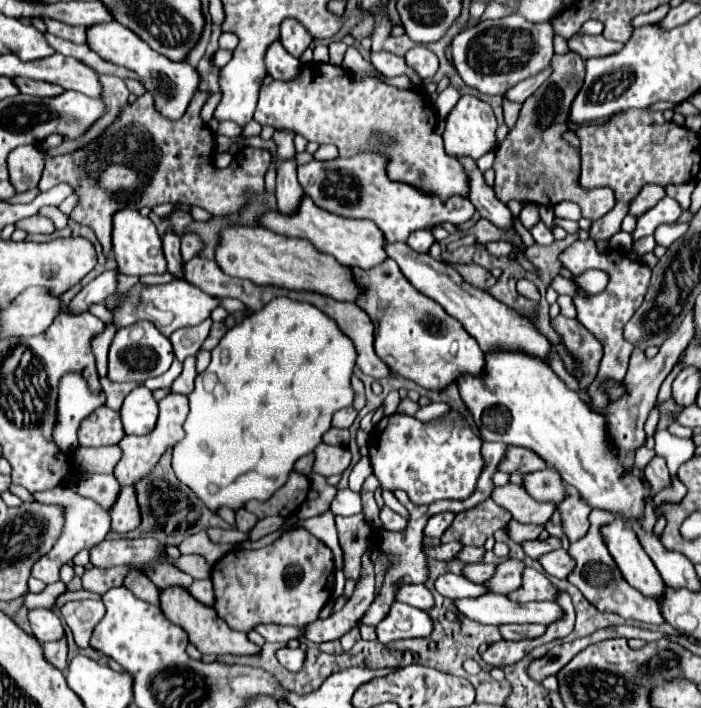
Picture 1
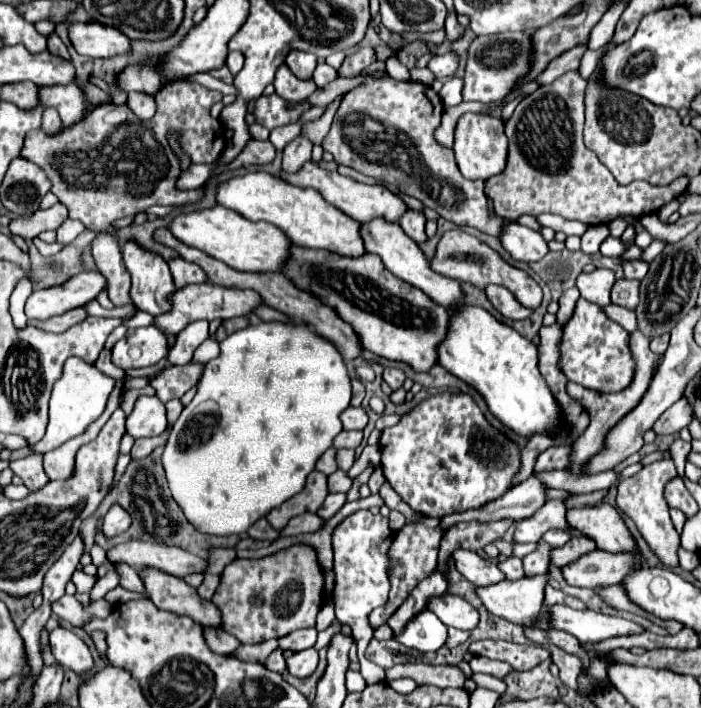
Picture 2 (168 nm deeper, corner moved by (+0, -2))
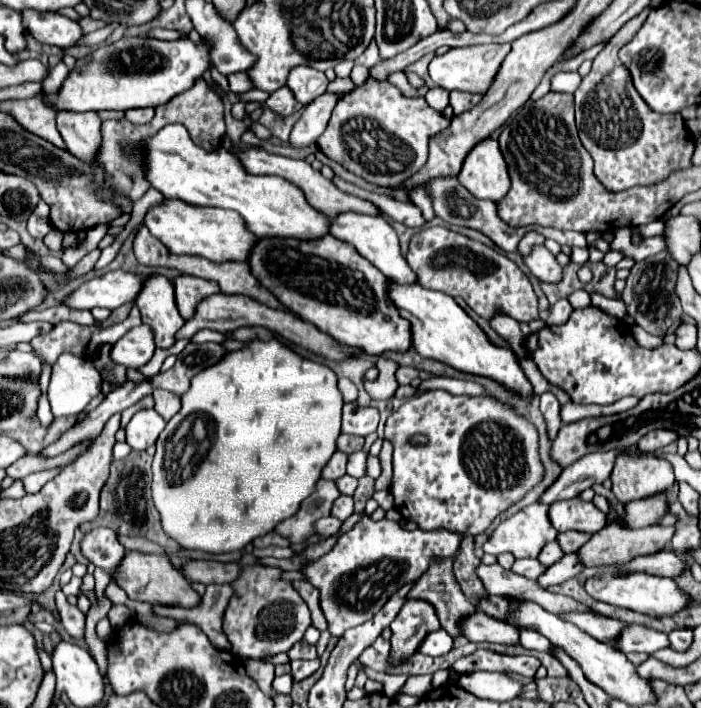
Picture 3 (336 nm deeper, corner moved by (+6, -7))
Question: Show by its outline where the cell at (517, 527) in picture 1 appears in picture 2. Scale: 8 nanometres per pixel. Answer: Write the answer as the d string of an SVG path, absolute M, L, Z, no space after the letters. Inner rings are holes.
M550 529L548 533L544 533L542 539L544 539L548 545L558 547L558 545L564 545L564 541L568 541L570 535L568 535L566 531L560 531L560 529Z

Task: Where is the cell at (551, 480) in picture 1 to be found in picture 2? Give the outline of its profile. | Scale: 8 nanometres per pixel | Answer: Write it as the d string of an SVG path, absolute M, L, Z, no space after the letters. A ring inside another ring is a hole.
M640 331L630 333L630 349L632 349L632 355L636 357L636 377L634 377L632 385L628 385L628 389L622 389L620 393L596 393L594 389L584 389L582 385L568 383L570 397L578 399L584 405L584 409L588 409L588 413L590 413L590 425L588 425L588 429L572 445L572 457L570 457L570 465L566 469L570 475L576 475L576 477L586 475L584 467L588 465L588 461L596 453L600 453L600 449L604 449L604 441L606 441L608 433L612 431L612 427L616 427L622 421L622 417L628 415L640 403L640 397L644 397L644 393L648 391L650 381L652 381L652 373L656 371L656 367L660 365L660 359L662 359L660 355L650 353L648 343L650 343L650 339L644 337Z

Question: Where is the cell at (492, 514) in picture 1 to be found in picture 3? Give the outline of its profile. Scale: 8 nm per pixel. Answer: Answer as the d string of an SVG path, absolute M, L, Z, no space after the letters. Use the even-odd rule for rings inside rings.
M446 558L442 562L430 564L430 568L422 574L422 578L410 588L408 598L426 600L434 606L440 626L452 636L462 636L460 622L462 618L476 612L472 602L460 590L454 574L452 574L452 560Z

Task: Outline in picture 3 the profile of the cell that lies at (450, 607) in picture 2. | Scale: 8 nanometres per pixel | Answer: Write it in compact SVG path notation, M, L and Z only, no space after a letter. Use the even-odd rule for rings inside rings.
M476 612L462 620L462 634L470 642L494 642L504 646L520 644L520 632L514 626L494 620L482 612Z

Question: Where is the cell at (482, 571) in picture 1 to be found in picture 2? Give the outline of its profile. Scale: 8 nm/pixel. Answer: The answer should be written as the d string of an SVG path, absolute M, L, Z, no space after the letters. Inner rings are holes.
M510 557L502 563L498 563L498 569L506 575L506 579L522 579L524 577L522 559L518 559L518 557Z

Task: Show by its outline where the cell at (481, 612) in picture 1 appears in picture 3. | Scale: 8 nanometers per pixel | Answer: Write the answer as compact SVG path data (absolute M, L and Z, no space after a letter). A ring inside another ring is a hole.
M632 624L630 628L626 628L622 632L622 638L618 640L618 646L624 654L628 652L646 652L646 654L654 654L654 650L662 650L670 646L668 634L656 630L656 628L648 628L642 624Z

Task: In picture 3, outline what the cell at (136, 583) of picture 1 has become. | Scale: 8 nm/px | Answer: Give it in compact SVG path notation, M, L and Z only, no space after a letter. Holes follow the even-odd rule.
M98 526L98 528L90 530L88 534L84 534L84 538L80 542L80 552L94 566L100 566L108 574L112 574L116 570L118 562L122 562L122 558L126 554L126 550L118 542L118 536L114 534L114 530L106 528L106 526Z

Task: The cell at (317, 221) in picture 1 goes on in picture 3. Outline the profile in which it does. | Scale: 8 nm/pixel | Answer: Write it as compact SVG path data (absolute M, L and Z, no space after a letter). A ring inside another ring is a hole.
M166 124L154 136L136 142L134 146L124 146L126 154L132 154L134 148L144 150L144 162L148 164L146 180L150 186L160 190L164 198L180 198L194 206L236 210L256 238L290 236L298 240L312 240L328 234L328 218L306 202L302 190L278 176L246 174L234 154L224 148L206 152L190 140L188 130L182 124Z

